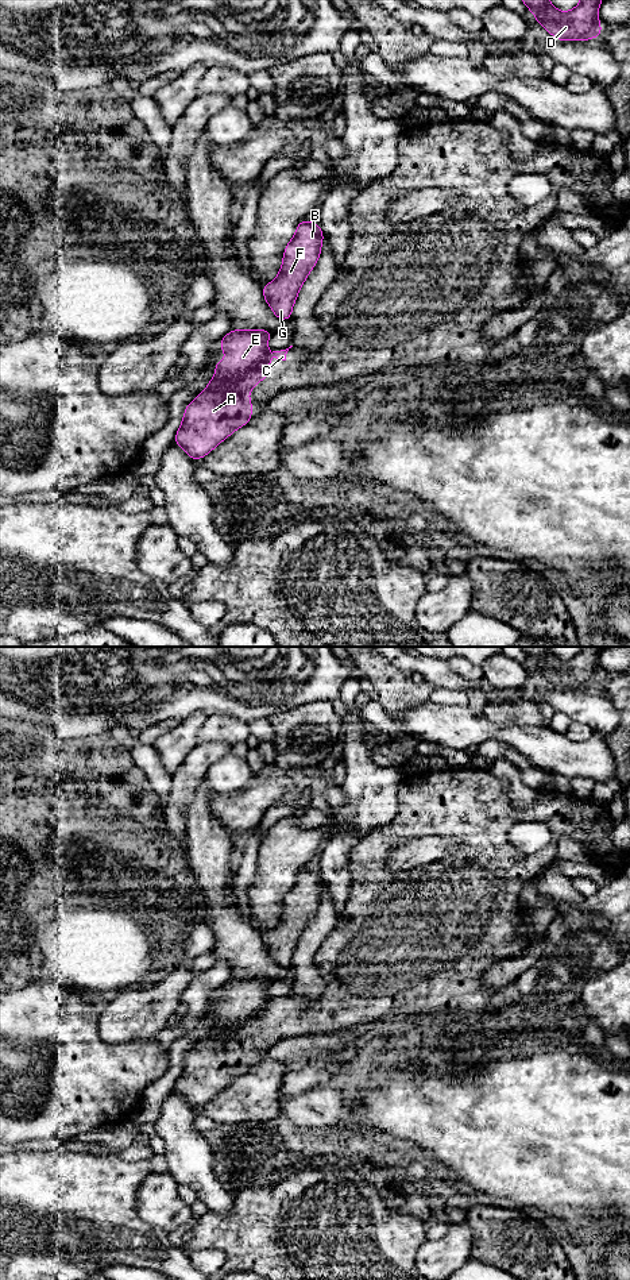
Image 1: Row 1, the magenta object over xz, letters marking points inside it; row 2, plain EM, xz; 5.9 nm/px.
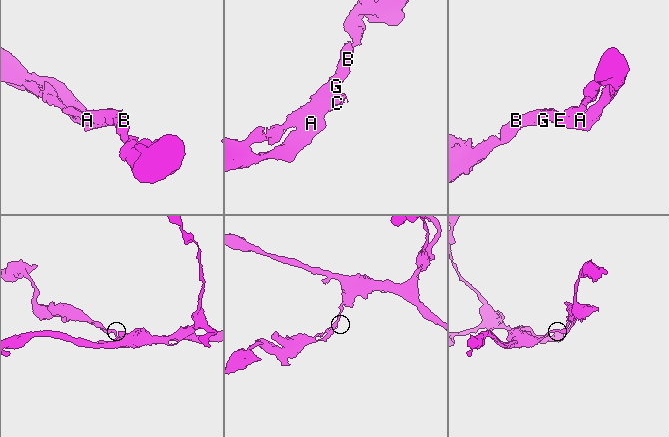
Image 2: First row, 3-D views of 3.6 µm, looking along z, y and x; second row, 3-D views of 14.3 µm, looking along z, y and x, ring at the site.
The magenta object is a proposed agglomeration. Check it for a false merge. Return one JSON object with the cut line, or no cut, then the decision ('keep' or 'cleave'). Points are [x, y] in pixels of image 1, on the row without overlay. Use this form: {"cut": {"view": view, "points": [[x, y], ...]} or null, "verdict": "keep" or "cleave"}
{"cut": {"view": "xz", "points": [[269, 1001], [258, 1013], [236, 1028], [217, 1026], [208, 1034]]}, "verdict": "cleave"}

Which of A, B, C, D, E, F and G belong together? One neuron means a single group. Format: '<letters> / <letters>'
A C / B D E F G

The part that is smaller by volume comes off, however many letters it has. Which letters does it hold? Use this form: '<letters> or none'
A, C

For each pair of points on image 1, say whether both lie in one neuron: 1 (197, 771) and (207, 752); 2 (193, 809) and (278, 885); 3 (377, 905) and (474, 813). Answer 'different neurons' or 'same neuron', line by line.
1: same neuron
2: different neurons
3: same neuron

